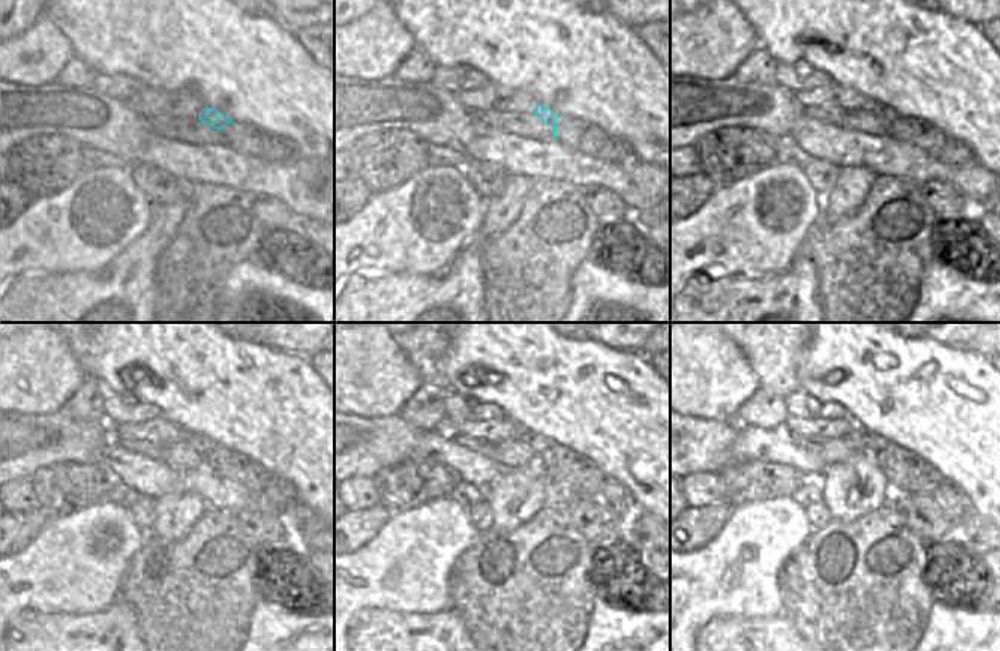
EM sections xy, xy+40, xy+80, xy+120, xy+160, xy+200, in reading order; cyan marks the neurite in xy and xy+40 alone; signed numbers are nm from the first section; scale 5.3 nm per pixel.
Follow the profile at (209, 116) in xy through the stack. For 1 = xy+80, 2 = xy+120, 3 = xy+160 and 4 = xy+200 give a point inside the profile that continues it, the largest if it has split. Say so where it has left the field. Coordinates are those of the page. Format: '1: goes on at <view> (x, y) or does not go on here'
1: goes on at xy+80 (883, 111)
2: goes on at xy+120 (204, 446)
3: goes on at xy+160 (538, 444)
4: goes on at xy+200 (865, 441)

